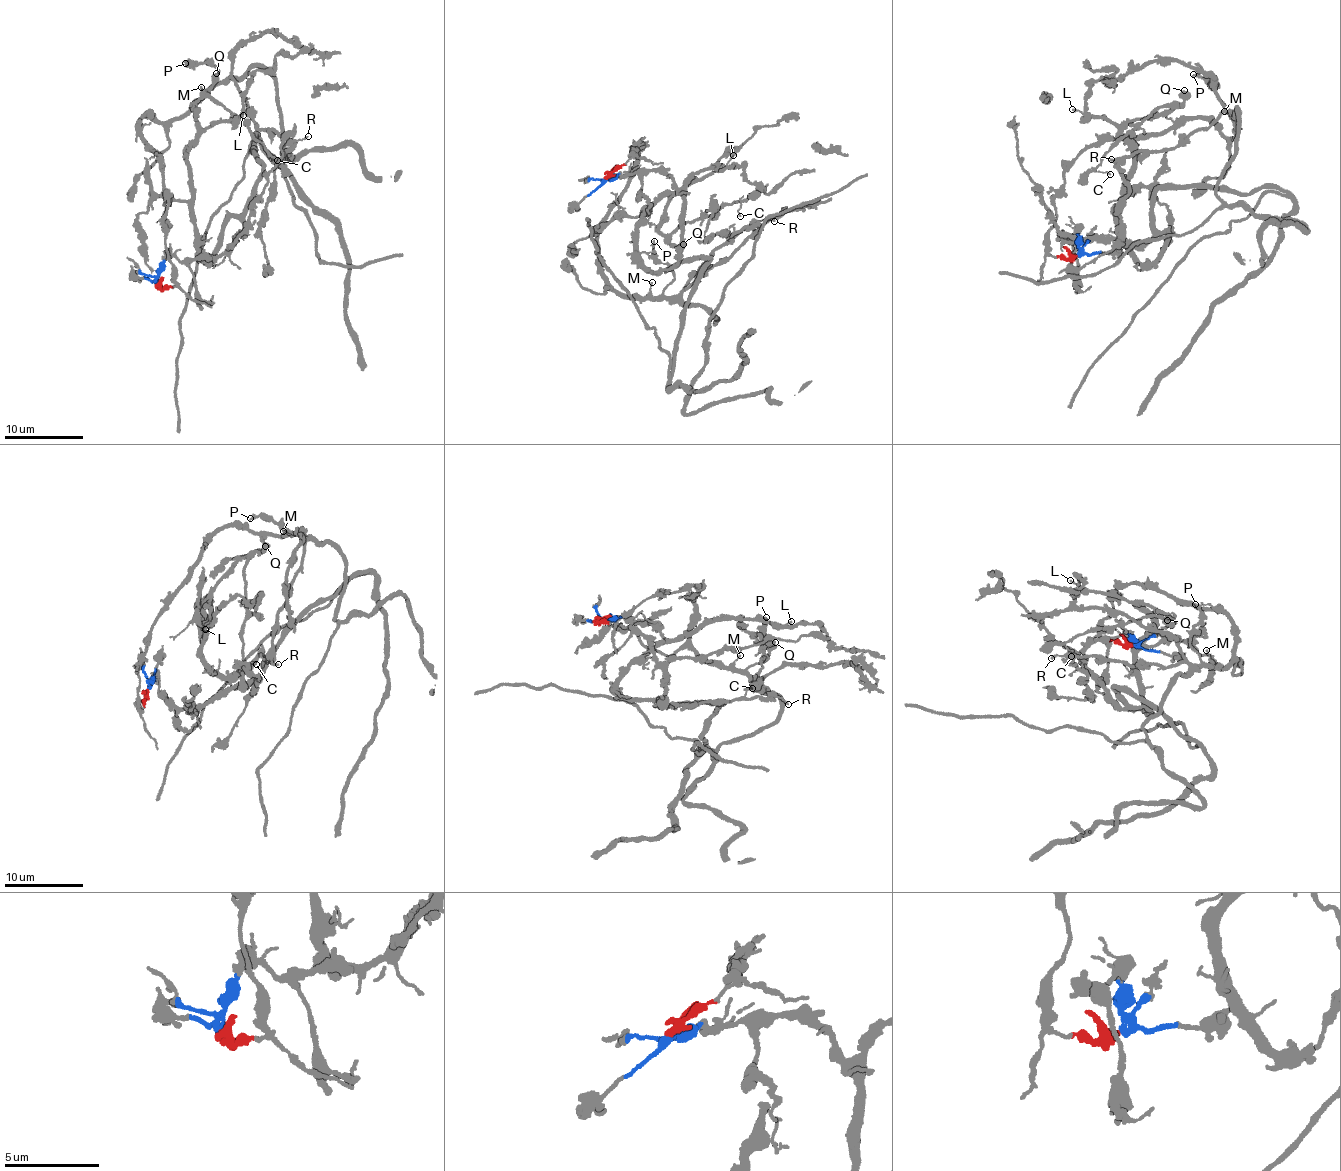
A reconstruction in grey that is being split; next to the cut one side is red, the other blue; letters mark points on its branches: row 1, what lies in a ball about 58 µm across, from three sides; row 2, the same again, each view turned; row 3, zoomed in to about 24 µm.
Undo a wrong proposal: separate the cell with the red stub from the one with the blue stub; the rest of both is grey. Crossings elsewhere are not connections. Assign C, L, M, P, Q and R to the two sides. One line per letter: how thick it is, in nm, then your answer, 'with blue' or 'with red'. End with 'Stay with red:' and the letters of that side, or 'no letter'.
C: calibre 110 nm; with blue
L: calibre 140 nm; with blue
M: calibre 130 nm; with red
P: calibre 280 nm; with red
Q: calibre 500 nm; with blue
R: calibre 160 nm; with red
Stay with red: M, P, R

